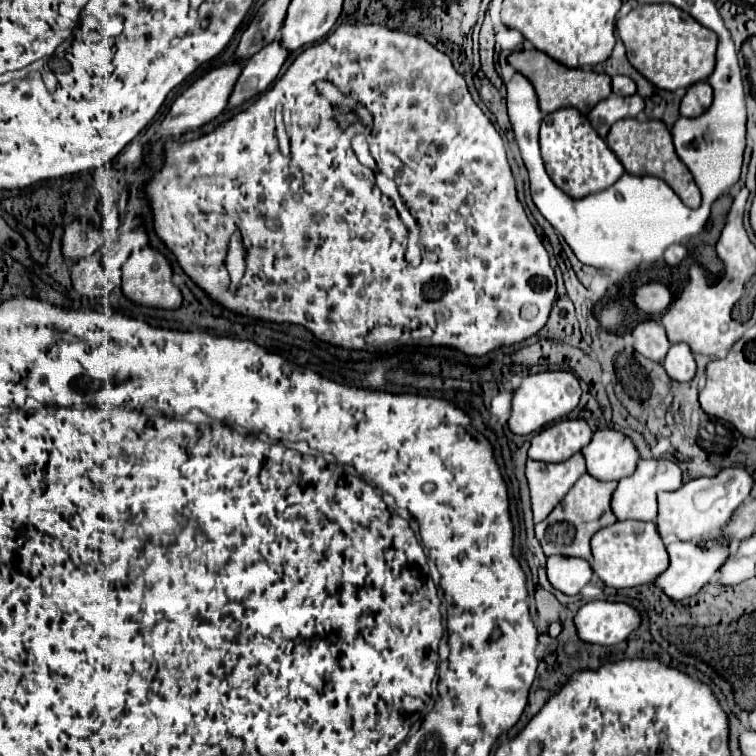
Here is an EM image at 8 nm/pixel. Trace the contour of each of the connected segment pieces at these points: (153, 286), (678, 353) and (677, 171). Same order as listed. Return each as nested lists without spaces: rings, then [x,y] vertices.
[[[145,246],[137,250],[135,254],[127,258],[121,270],[123,270],[123,294],[129,300],[137,304],[145,304],[145,306],[159,306],[159,308],[179,308],[181,306],[181,292],[171,280],[173,278],[171,262],[161,250],[153,246]]]
[[[685,342],[673,344],[665,356],[665,372],[677,380],[677,382],[687,382],[695,376],[695,358],[691,354],[691,348]]]
[[[637,118],[619,120],[609,130],[607,146],[615,152],[615,156],[619,158],[619,162],[623,164],[627,174],[657,176],[673,188],[673,192],[683,200],[685,206],[689,206],[689,208],[699,208],[701,206],[701,192],[699,192],[691,172],[687,170],[687,166],[679,160],[679,156],[673,148],[671,132],[661,120],[643,120],[643,122],[637,120]]]

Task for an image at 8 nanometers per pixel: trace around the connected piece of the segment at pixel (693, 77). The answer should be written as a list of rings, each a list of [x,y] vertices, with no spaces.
[[[645,4],[617,20],[617,34],[627,48],[629,62],[657,88],[677,90],[707,80],[715,70],[717,34],[701,26],[687,12],[671,4]]]

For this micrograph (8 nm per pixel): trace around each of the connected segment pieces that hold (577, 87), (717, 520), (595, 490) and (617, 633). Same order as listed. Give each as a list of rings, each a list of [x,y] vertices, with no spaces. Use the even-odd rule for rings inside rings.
[[[519,50],[513,52],[509,58],[509,64],[519,70],[535,88],[537,98],[539,98],[539,108],[543,114],[555,112],[559,108],[577,108],[583,114],[589,114],[591,108],[599,102],[605,100],[611,94],[611,78],[607,74],[597,74],[593,70],[579,70],[579,68],[569,68],[559,64],[557,60],[549,58],[541,50]]]
[[[727,466],[717,476],[703,476],[689,480],[675,492],[661,492],[659,494],[659,516],[657,526],[659,534],[665,546],[674,540],[697,540],[701,536],[707,536],[721,528],[733,512],[749,498],[749,492],[753,488],[753,476],[745,468]],[[674,534],[677,534],[677,536]]]
[[[583,474],[575,482],[575,486],[567,492],[567,496],[553,508],[553,512],[543,522],[535,524],[535,534],[543,546],[545,556],[553,556],[553,554],[577,556],[577,558],[585,558],[591,562],[593,560],[591,546],[589,546],[591,536],[597,530],[617,522],[617,518],[611,510],[611,496],[613,496],[615,488],[617,488],[617,482],[599,482],[597,478]]]
[[[593,600],[579,608],[575,614],[575,626],[579,638],[593,644],[619,644],[641,624],[637,608],[625,602]]]

